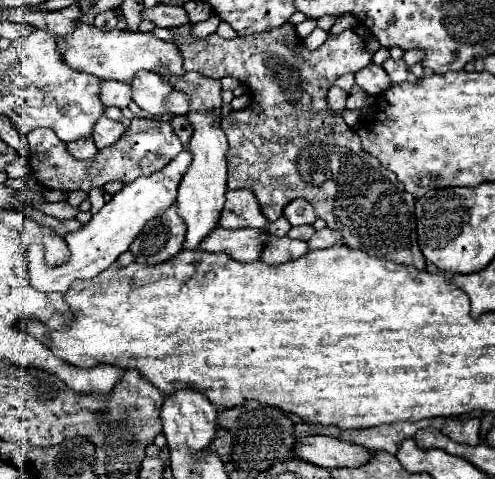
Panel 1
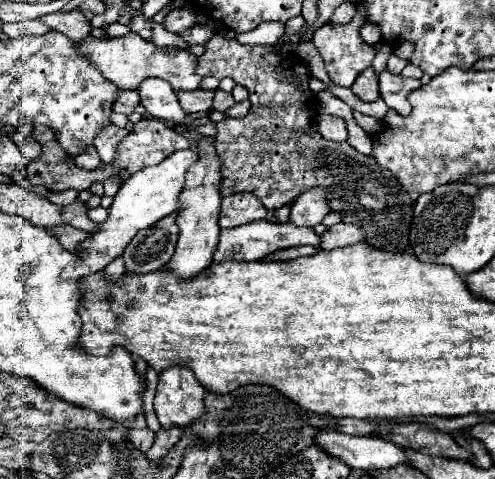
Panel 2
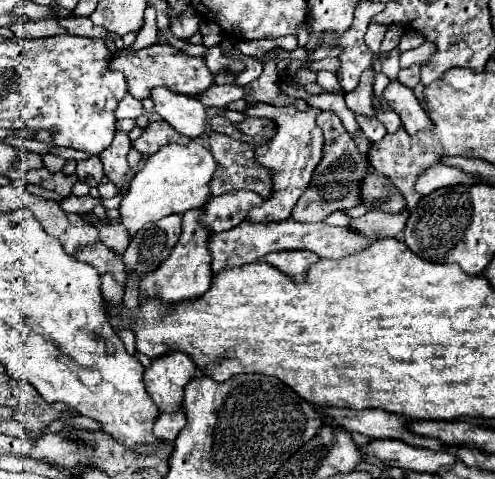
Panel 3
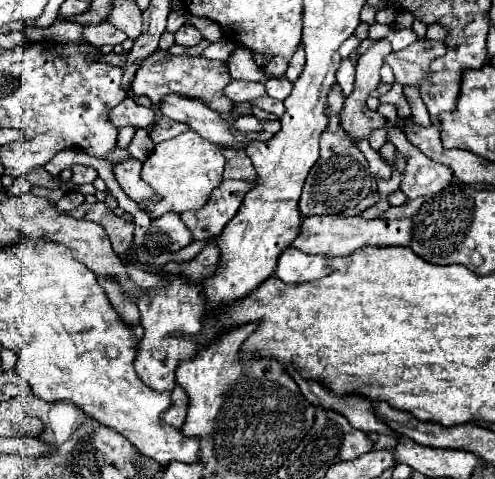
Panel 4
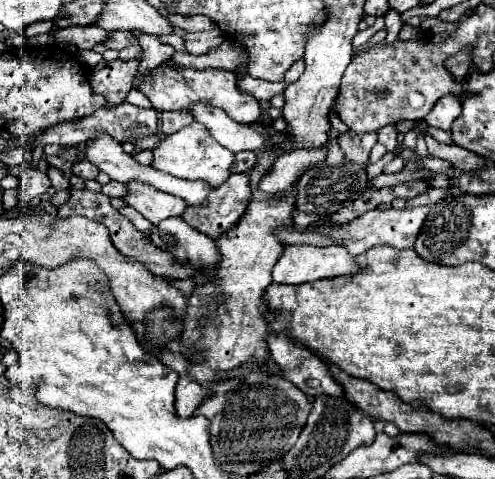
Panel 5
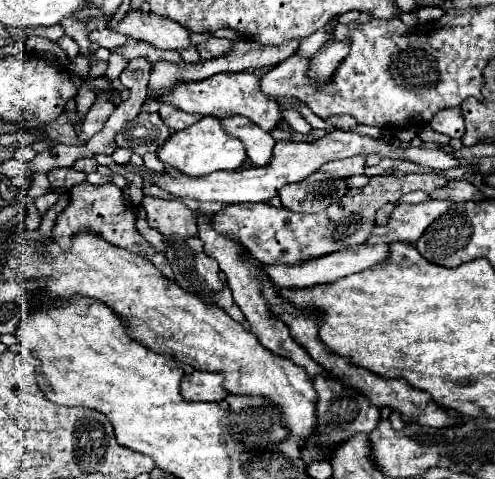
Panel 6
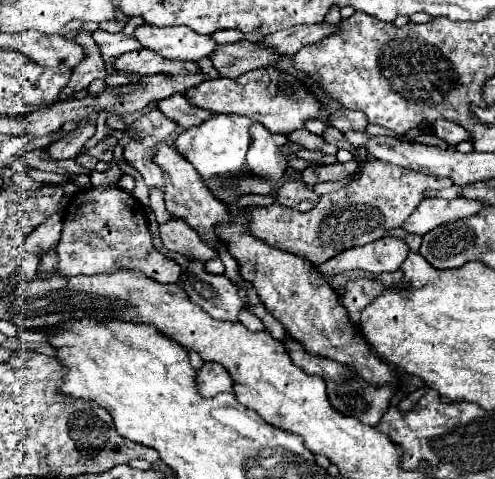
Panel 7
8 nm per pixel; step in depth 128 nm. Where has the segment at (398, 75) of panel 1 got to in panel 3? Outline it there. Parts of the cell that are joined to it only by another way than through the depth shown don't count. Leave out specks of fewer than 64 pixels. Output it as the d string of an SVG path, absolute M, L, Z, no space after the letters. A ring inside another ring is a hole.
M392 80L386 86L386 90L384 90L382 96L384 96L386 104L400 116L404 128L410 134L416 134L420 130L432 128L432 122L430 122L428 114L422 110L422 106L416 100L414 92L410 88L406 88L404 84L400 84L398 80Z

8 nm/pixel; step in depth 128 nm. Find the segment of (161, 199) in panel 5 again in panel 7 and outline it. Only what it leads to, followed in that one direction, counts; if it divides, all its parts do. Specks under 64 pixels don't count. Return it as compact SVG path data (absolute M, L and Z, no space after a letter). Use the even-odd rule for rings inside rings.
M170 218L166 224L160 224L158 230L160 230L160 238L168 250L198 258L202 262L216 258L216 252L212 248L208 248L200 240L200 236L190 226L186 226L182 220Z

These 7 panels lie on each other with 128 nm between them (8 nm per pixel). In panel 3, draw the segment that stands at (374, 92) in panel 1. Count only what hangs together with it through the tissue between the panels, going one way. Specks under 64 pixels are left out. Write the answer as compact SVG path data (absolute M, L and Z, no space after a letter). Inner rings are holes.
M366 70L362 76L360 76L360 84L356 90L344 94L346 98L346 104L348 108L354 112L354 114L366 114L366 116L374 116L374 106L372 106L372 96L374 96L374 70Z

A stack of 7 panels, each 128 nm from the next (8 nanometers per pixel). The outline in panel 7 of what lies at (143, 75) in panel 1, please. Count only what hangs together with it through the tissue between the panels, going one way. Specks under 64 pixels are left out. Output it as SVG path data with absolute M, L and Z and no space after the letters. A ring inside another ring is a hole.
M252 124L250 128L252 144L246 156L246 162L254 174L266 176L274 188L282 184L284 178L284 168L286 168L286 158L278 152L288 138L282 134L272 134L268 132L262 124Z

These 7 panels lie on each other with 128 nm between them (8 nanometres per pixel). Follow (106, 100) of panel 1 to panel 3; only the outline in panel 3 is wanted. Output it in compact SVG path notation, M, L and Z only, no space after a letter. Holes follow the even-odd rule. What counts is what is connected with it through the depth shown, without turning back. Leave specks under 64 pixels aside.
M124 96L124 100L120 100L118 108L116 108L116 118L138 118L138 116L144 116L146 110L142 108L142 102L136 100L134 96Z

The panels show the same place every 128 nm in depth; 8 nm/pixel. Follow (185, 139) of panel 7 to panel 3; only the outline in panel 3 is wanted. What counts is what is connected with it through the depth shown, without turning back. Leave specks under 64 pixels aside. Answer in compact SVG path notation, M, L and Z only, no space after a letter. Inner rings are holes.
M190 140L188 144L168 144L160 148L132 178L120 202L120 222L128 230L130 238L134 238L134 234L146 224L158 222L168 214L184 214L188 210L204 206L206 200L210 200L208 184L214 170L216 160L212 158L210 150L196 140Z

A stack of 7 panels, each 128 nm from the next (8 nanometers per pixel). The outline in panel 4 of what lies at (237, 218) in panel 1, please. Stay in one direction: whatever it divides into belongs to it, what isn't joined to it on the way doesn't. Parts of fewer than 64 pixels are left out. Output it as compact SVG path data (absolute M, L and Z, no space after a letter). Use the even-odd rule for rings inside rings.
M224 180L210 196L210 200L200 210L182 212L182 220L192 232L194 240L212 240L218 236L228 220L238 212L244 192L248 192L248 182L244 180Z

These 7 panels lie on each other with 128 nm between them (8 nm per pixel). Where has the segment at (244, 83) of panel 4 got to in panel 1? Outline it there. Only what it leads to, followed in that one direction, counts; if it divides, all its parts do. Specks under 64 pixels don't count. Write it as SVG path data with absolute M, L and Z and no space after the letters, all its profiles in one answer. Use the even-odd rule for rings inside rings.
M170 92L168 94L168 114L184 116L188 112L188 98L182 92Z

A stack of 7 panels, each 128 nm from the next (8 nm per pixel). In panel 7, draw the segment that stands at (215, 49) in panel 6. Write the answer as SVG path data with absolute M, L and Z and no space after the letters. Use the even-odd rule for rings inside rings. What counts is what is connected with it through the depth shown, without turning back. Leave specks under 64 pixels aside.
M248 40L232 42L232 44L220 44L216 52L210 56L214 68L220 72L220 76L240 76L248 70L270 66L280 60L276 52L270 52L270 48L262 48L260 44L252 44Z

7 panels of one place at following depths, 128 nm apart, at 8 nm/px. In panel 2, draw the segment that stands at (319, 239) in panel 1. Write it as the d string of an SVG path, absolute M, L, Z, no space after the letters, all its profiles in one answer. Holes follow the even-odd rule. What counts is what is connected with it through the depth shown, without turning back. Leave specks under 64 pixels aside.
M334 224L320 236L320 250L332 250L332 248L342 248L350 244L358 244L364 240L364 234L358 226L354 224Z

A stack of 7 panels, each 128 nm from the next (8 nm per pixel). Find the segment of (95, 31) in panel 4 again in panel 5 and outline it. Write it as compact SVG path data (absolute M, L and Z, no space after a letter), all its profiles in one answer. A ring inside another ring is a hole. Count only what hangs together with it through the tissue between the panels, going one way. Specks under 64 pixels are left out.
M124 30L108 32L108 38L104 40L104 46L114 48L114 50L122 50L122 48L126 48L130 44L136 44L136 38L130 32L124 32Z

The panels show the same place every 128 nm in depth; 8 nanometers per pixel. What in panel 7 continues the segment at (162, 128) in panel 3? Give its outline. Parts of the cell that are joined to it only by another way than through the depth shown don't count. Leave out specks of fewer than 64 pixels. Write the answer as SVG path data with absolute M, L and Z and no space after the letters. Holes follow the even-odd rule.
M174 94L174 96L158 102L158 108L160 108L160 112L164 112L164 116L168 116L170 120L176 120L176 124L182 128L198 126L212 114L208 110L192 106L184 94Z

